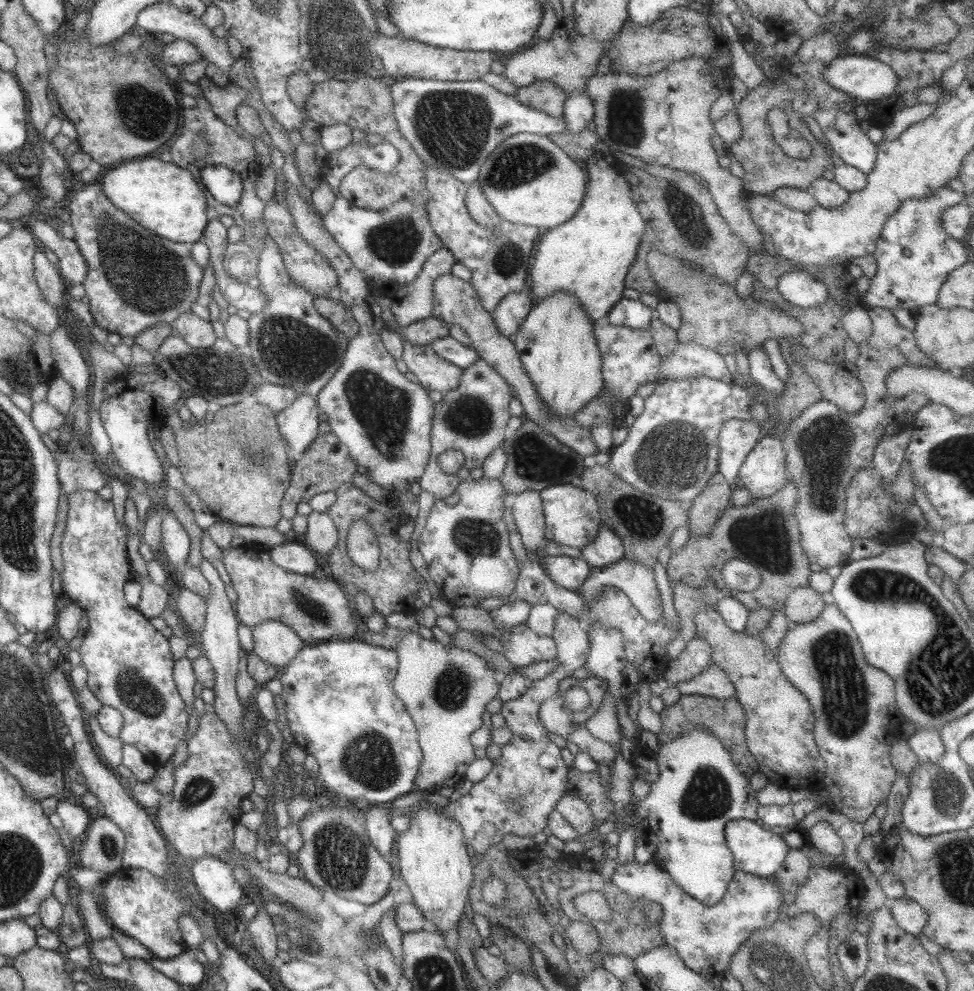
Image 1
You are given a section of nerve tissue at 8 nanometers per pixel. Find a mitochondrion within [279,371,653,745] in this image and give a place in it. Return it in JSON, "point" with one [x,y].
{"point":[532,459]}

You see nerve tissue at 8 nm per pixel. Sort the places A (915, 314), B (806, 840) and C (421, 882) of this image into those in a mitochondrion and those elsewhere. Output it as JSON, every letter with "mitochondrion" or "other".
{"A":"other","B":"other","C":"other"}

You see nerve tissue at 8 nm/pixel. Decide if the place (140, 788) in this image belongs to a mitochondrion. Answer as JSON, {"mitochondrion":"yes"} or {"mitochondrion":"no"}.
{"mitochondrion":"no"}

